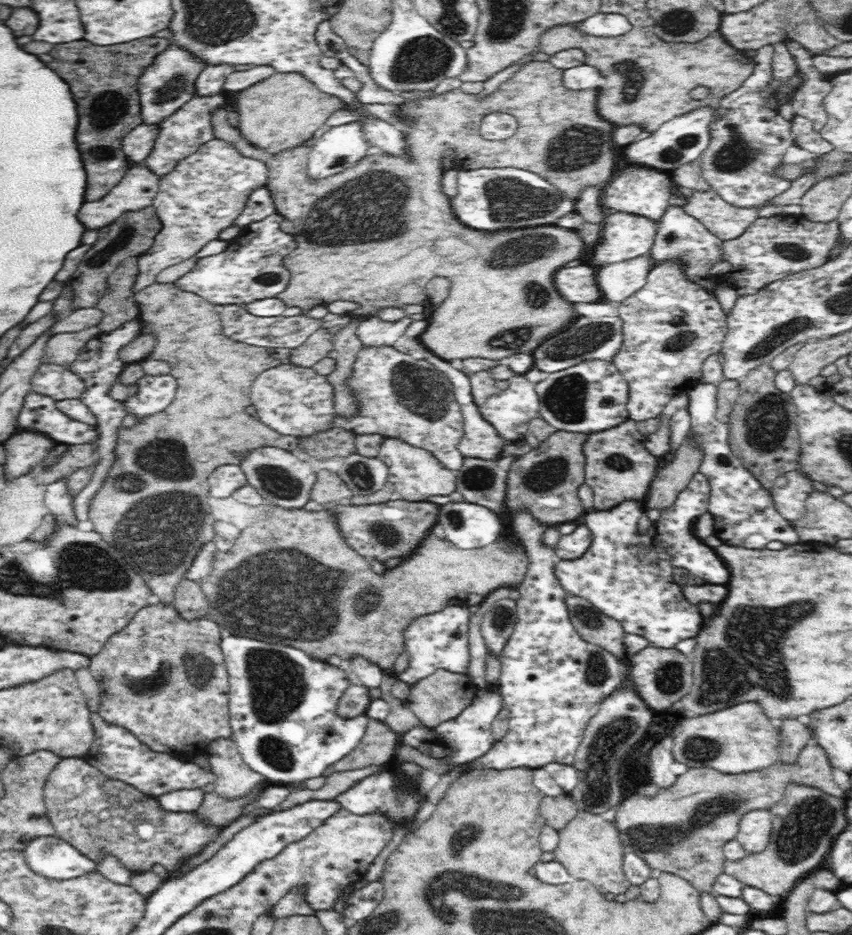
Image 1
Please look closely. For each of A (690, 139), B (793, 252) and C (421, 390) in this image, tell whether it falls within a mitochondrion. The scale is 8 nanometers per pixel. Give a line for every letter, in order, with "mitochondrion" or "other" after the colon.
A: mitochondrion
B: mitochondrion
C: mitochondrion

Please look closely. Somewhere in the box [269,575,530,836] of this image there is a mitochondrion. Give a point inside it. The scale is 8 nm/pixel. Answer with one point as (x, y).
(372, 597)

